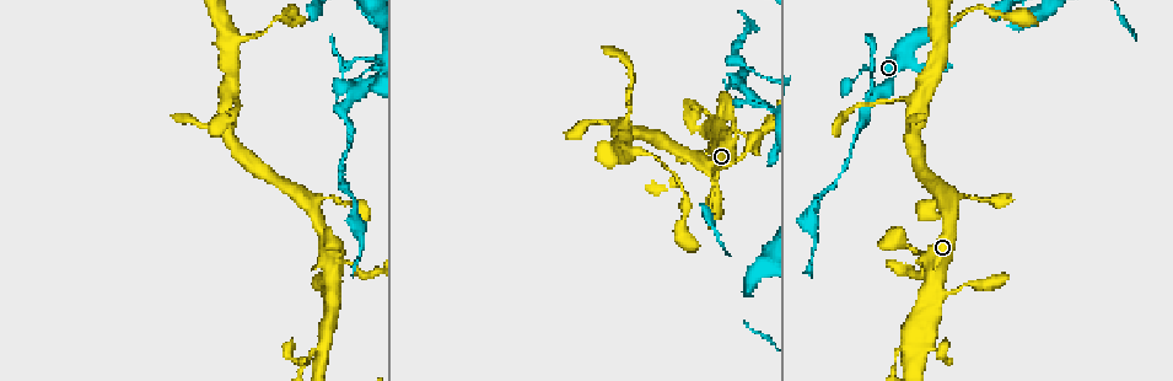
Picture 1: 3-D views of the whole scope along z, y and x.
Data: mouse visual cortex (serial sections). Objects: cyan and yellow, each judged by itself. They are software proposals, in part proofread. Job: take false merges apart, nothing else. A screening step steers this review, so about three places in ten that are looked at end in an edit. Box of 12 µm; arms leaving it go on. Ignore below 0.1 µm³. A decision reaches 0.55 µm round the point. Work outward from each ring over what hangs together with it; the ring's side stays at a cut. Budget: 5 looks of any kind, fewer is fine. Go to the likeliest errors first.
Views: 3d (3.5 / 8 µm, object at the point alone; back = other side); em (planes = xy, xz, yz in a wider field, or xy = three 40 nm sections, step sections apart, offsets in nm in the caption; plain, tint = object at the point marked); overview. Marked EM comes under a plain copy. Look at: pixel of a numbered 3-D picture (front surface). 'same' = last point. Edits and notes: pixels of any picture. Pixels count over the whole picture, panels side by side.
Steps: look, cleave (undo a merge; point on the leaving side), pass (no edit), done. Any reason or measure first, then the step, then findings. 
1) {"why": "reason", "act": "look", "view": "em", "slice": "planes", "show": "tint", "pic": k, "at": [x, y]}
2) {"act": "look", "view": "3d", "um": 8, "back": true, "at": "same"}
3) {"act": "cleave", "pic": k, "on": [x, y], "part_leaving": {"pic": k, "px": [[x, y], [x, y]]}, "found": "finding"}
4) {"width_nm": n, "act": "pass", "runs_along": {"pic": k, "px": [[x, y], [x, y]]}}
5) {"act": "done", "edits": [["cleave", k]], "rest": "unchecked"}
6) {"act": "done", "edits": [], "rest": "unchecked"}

{"why": "thick turns thin", "act": "look", "view": "3d", "um": 3.5, "pic": 1, "at": [653, 158]}

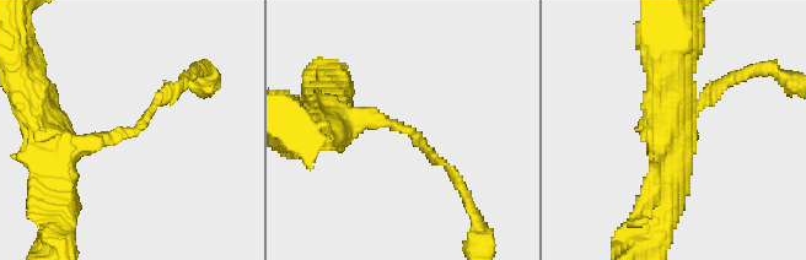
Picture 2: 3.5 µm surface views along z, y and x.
{"arm_widths_nm": [150, 350], "why": "shape alone is not enough", "act": "look", "view": "em", "slice": "xy", "step": 5, "show": "tint", "pic": 2, "at": [403, 130]}

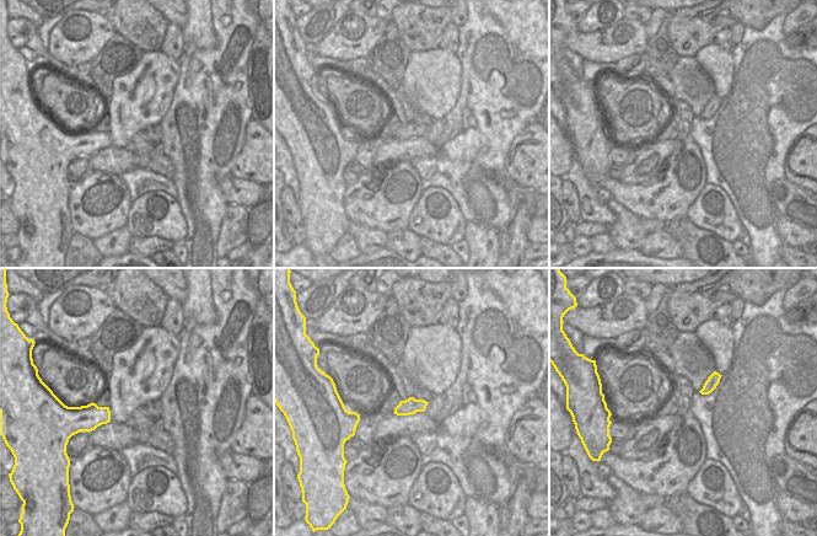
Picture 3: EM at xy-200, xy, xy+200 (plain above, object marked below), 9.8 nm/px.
{"act": "pass", "found": "one cell here"}

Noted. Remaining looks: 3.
{"why": "calibre changes", "act": "look", "view": "3d", "um": 3.5, "pic": 1, "at": [345, 121]}

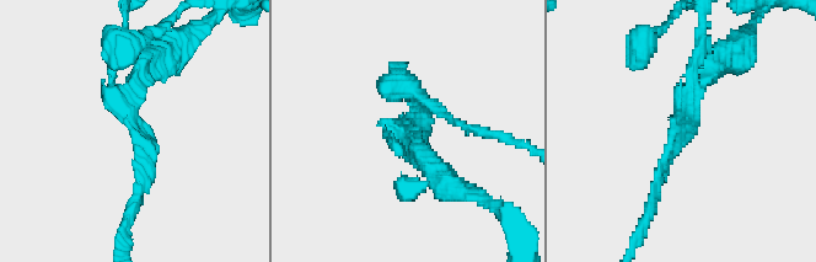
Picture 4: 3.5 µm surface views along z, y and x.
{"why": "now the EM", "act": "look", "view": "em", "slice": "xy", "step": 5, "show": "tint", "pic": 4, "at": [677, 123]}

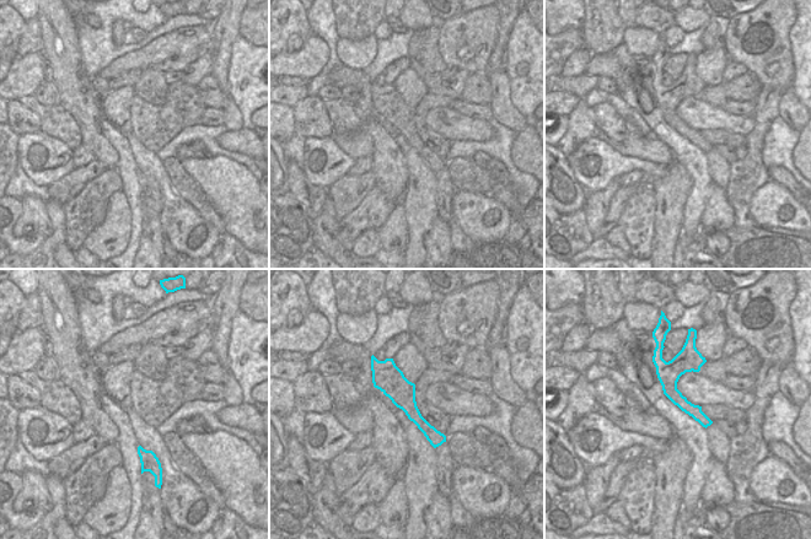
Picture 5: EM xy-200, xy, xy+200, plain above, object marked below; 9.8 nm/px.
{"width_nm": 260, "act": "cleave", "pic": 4, "on": [698, 39], "part_leaving": {"pic": 4, "px": [[690, 94], [661, 162], [655, 199]]}, "found": "a second cell is stuck on"}

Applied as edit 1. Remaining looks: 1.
{"act": "done", "edits": [["cleave", 4]], "rest": "unchecked"}

